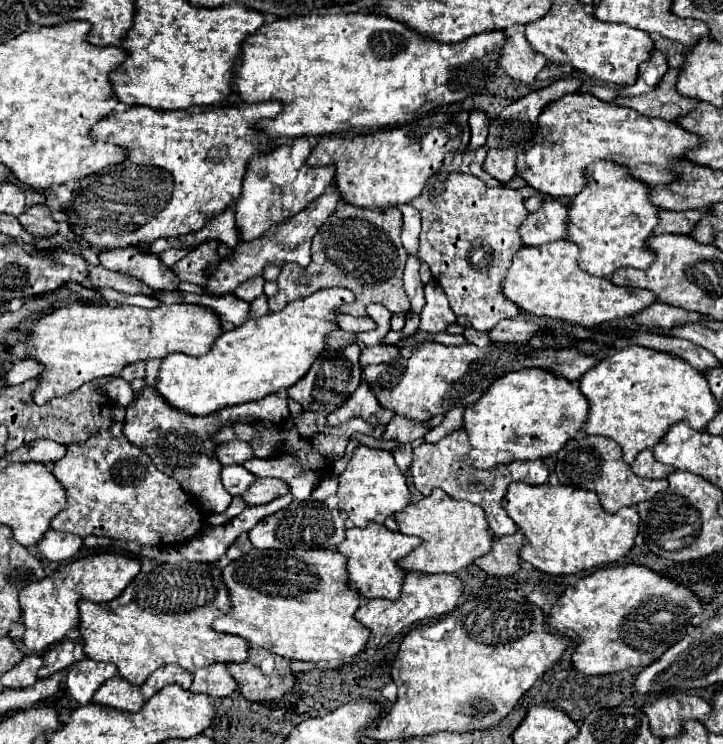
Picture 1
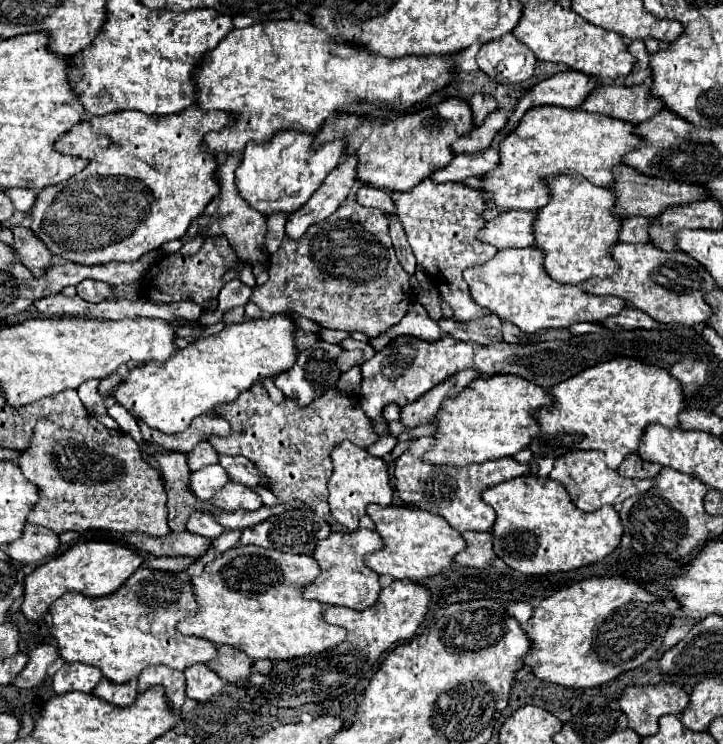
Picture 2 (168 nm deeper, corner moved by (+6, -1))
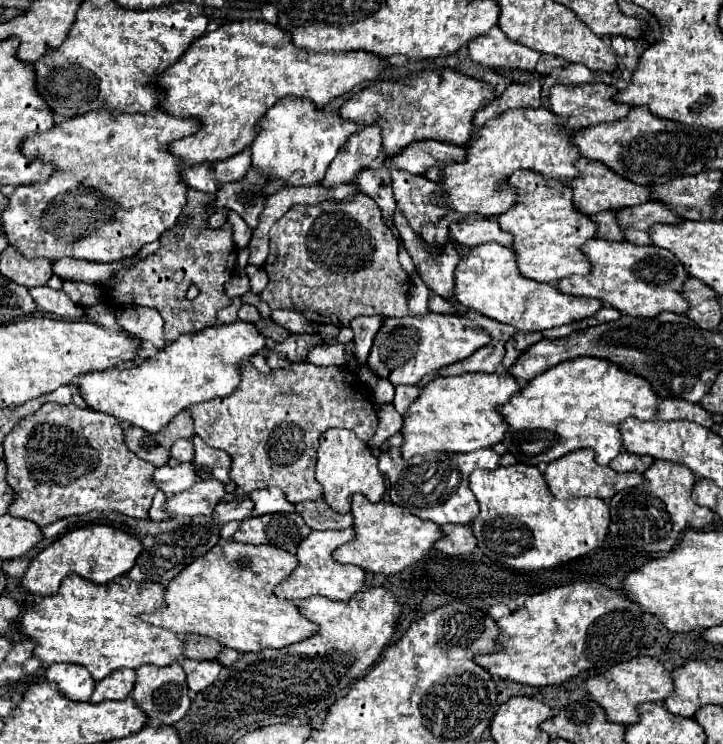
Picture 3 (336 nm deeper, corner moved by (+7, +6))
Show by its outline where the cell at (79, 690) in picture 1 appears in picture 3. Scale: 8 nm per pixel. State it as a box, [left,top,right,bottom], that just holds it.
[46,664,94,702]

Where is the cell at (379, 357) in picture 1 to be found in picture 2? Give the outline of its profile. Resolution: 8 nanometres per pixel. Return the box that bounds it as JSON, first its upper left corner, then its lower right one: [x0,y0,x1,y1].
[337,349,363,371]

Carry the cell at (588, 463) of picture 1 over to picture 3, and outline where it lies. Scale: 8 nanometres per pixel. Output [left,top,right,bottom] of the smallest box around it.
[544,448,644,500]

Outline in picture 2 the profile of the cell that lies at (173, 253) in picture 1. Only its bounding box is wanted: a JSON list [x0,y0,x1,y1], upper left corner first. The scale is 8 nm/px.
[179,232,205,256]

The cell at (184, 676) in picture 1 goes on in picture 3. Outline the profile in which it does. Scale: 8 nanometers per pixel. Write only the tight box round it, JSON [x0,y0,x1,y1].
[132,662,190,726]

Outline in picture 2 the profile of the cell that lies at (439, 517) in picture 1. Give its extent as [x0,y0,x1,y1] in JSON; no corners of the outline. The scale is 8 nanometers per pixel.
[365,505,465,581]

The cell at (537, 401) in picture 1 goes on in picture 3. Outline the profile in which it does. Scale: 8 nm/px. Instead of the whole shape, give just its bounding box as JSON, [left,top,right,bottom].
[402,374,520,458]

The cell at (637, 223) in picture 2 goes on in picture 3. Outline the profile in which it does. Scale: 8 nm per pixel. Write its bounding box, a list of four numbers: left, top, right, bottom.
[590,212,622,240]

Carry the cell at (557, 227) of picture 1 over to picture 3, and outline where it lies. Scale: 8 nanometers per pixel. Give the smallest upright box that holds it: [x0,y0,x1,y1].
[448,216,512,246]

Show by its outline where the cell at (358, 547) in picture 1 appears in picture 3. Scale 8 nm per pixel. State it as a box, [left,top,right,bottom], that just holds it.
[274,528,366,600]

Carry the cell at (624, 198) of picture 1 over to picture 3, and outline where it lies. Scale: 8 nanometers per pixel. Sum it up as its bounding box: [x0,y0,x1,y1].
[498,170,596,284]

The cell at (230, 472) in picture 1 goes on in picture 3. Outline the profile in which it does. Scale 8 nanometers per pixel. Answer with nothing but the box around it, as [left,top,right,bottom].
[152,462,200,494]

